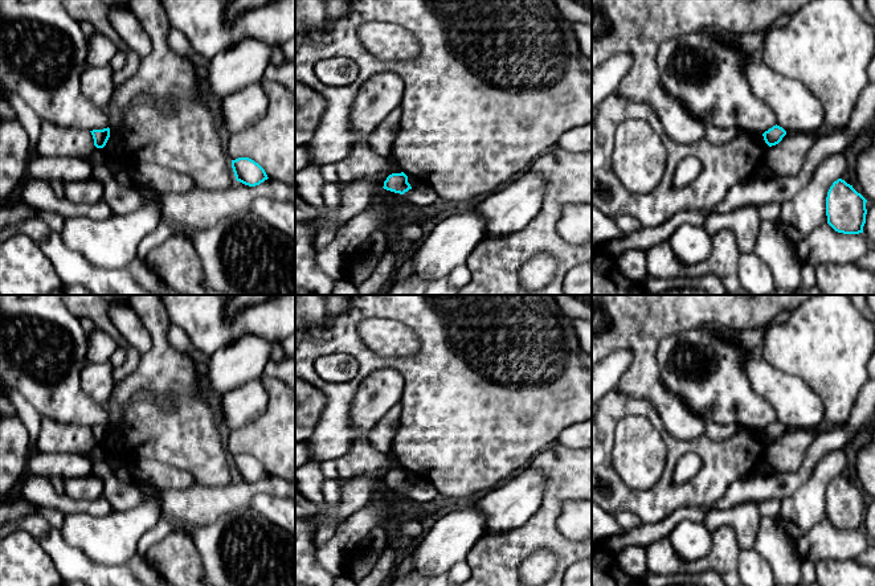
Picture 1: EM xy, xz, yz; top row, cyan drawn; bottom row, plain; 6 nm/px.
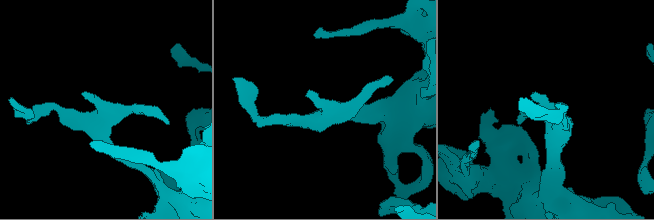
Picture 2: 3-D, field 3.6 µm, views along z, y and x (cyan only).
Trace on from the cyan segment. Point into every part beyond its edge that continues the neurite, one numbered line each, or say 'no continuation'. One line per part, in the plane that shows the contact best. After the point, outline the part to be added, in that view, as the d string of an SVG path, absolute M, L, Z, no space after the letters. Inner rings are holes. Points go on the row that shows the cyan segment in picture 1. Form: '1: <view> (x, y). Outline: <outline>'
no continuation

